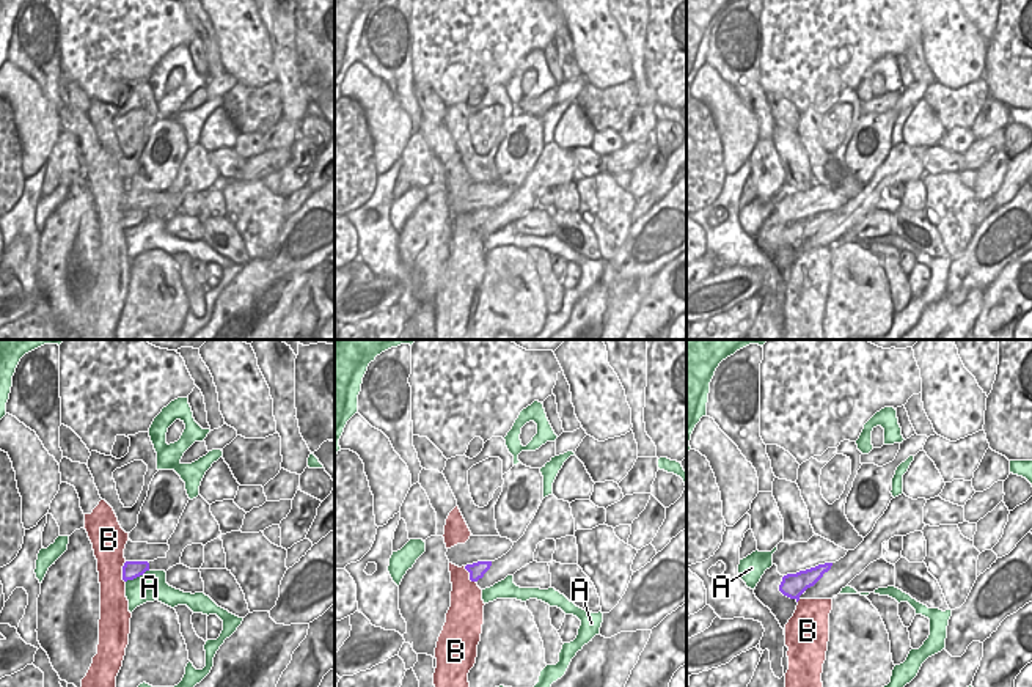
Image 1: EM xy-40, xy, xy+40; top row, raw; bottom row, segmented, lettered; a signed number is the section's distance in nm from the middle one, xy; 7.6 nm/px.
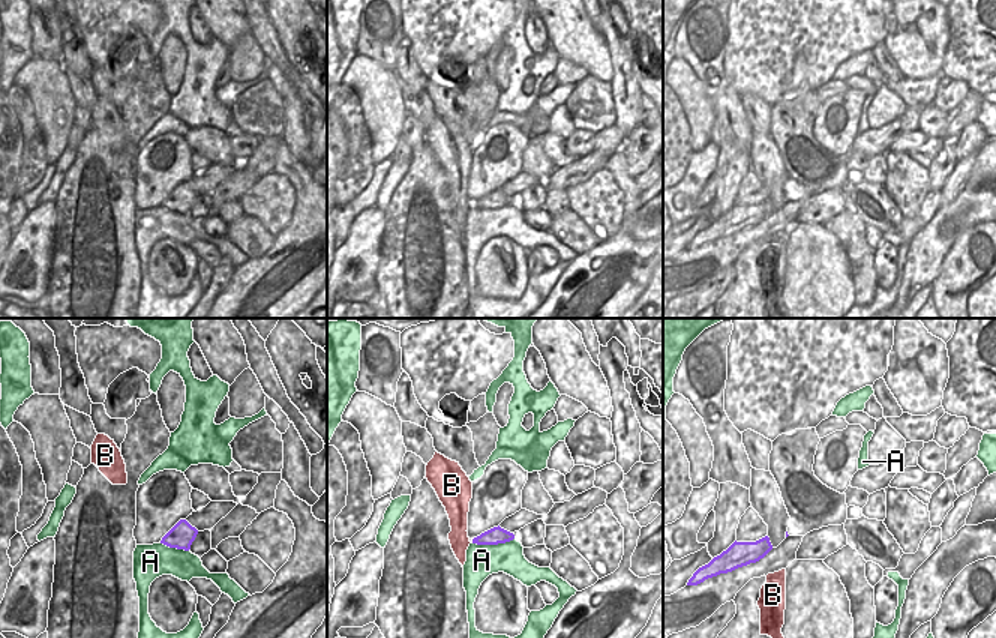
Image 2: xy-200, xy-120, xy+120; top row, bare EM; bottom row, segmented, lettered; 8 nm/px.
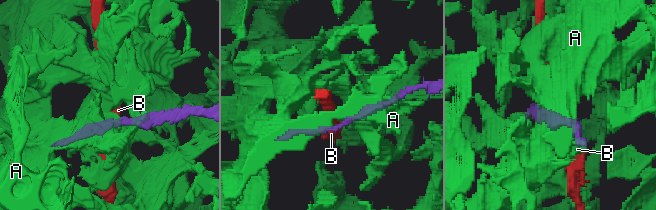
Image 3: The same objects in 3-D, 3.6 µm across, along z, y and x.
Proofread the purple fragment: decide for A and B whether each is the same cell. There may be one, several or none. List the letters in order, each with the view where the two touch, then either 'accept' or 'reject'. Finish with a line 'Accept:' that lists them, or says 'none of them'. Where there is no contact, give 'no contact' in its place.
A: xy-40 | reject
B: xy-40 | reject
Accept: none of them

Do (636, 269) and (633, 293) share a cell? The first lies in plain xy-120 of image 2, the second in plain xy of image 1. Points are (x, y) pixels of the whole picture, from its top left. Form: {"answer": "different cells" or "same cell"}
{"answer": "same cell"}

